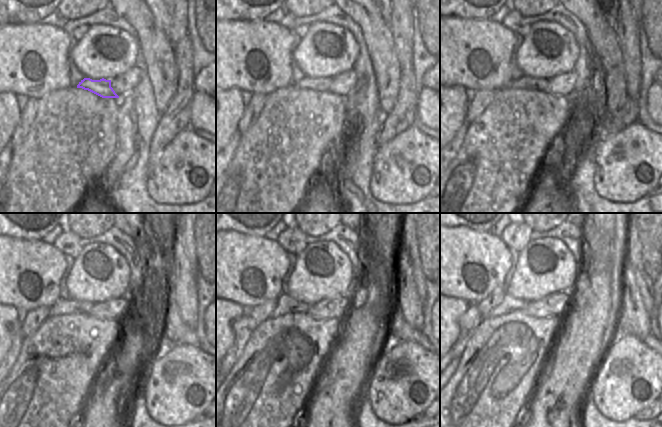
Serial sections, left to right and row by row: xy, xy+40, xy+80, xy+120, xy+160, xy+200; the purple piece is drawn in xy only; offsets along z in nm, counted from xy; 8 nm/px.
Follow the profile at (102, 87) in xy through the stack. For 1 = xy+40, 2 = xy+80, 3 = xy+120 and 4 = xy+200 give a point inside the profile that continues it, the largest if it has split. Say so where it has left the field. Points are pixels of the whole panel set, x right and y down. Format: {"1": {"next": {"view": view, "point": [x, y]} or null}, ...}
{"1": {"next": {"view": "xy+40", "point": [319, 84]}}, "2": {"next": {"view": "xy+80", "point": [525, 83]}}, "3": {"next": {"view": "xy+120", "point": [62, 306]}}, "4": {"next": {"view": "xy+200", "point": [509, 304]}}}

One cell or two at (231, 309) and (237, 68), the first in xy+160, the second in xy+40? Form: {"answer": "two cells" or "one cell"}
{"answer": "two cells"}

